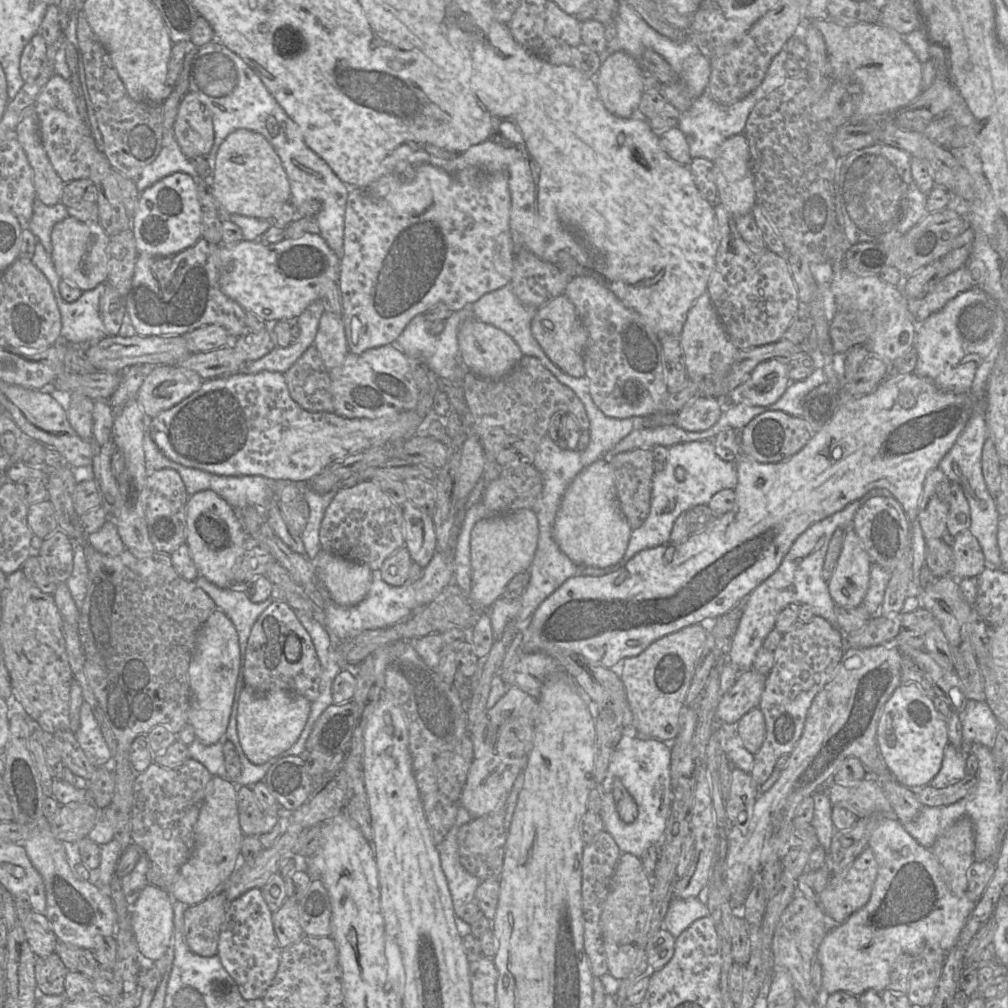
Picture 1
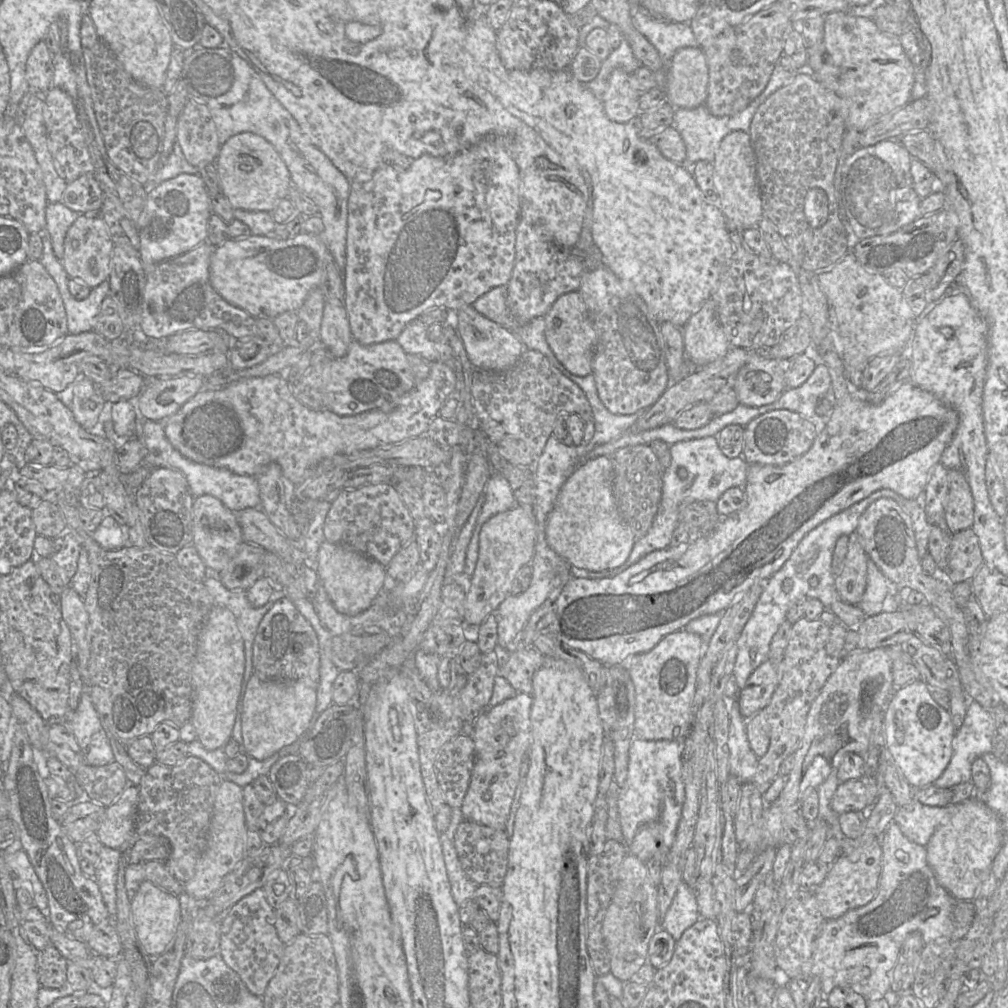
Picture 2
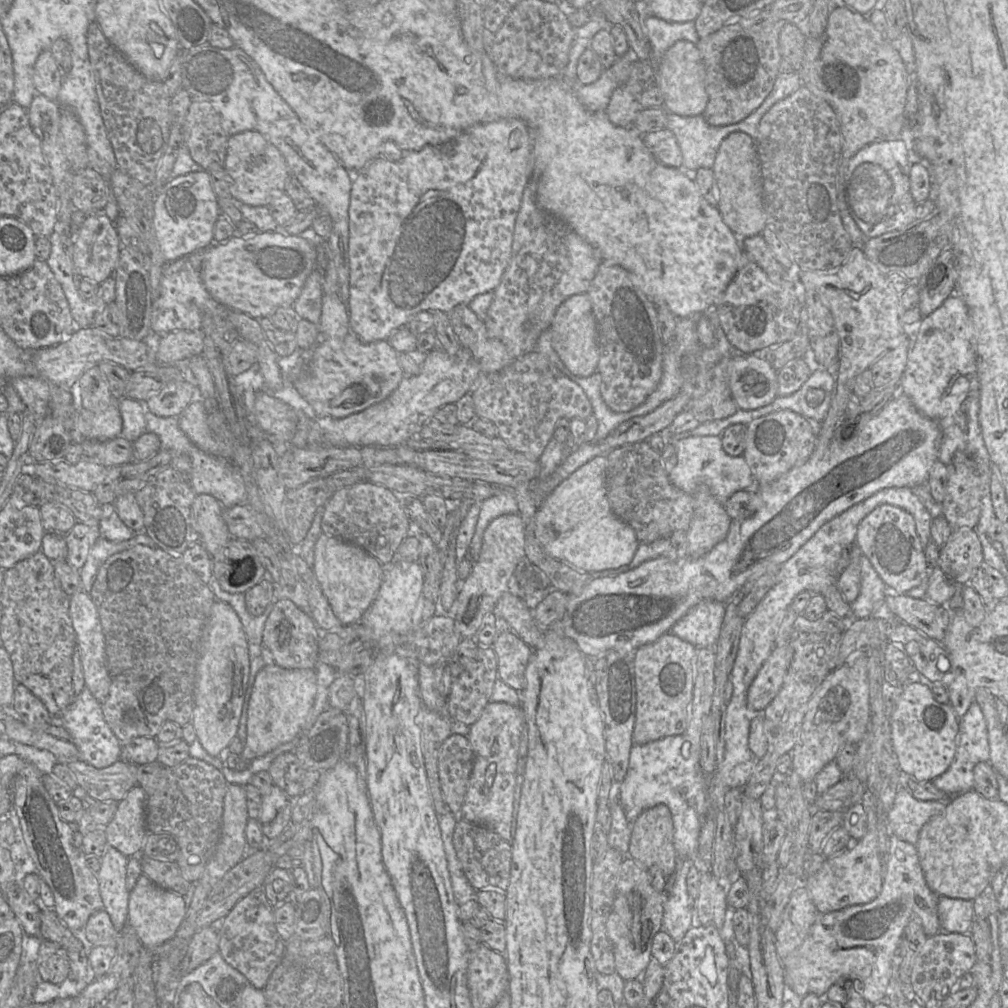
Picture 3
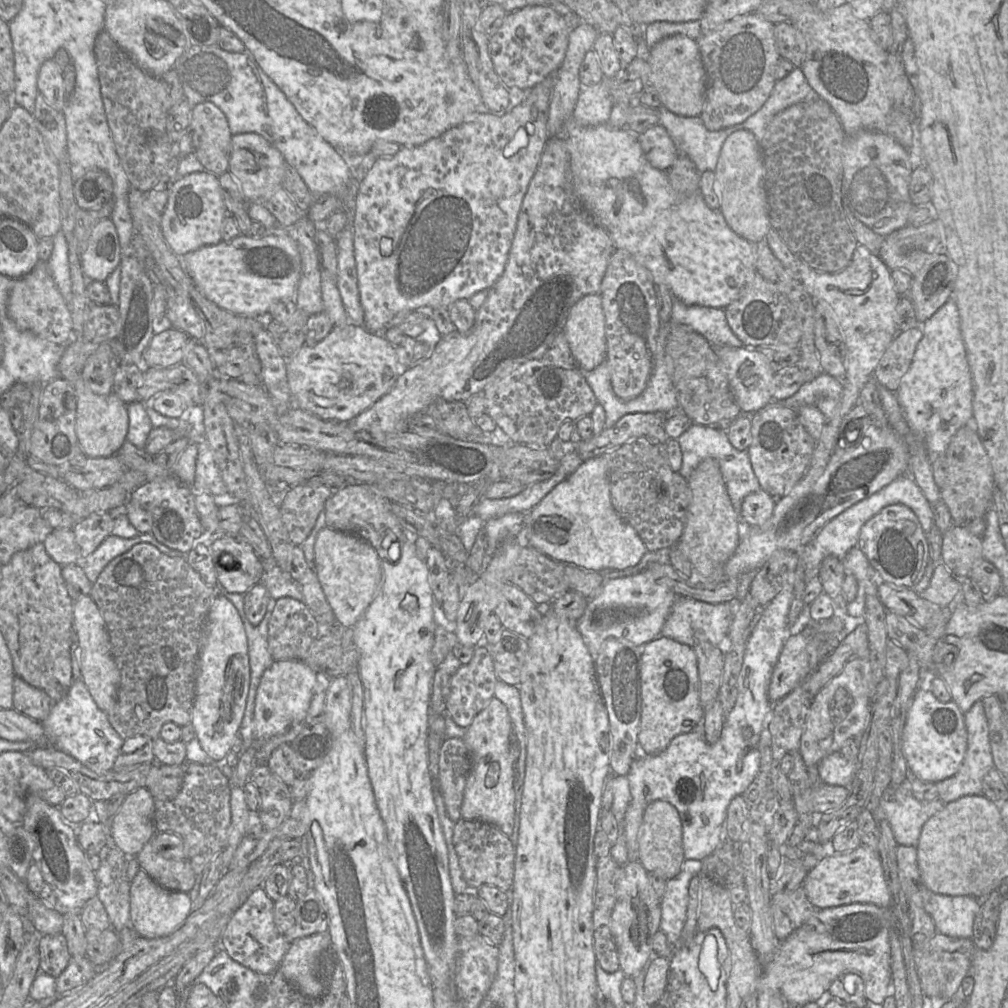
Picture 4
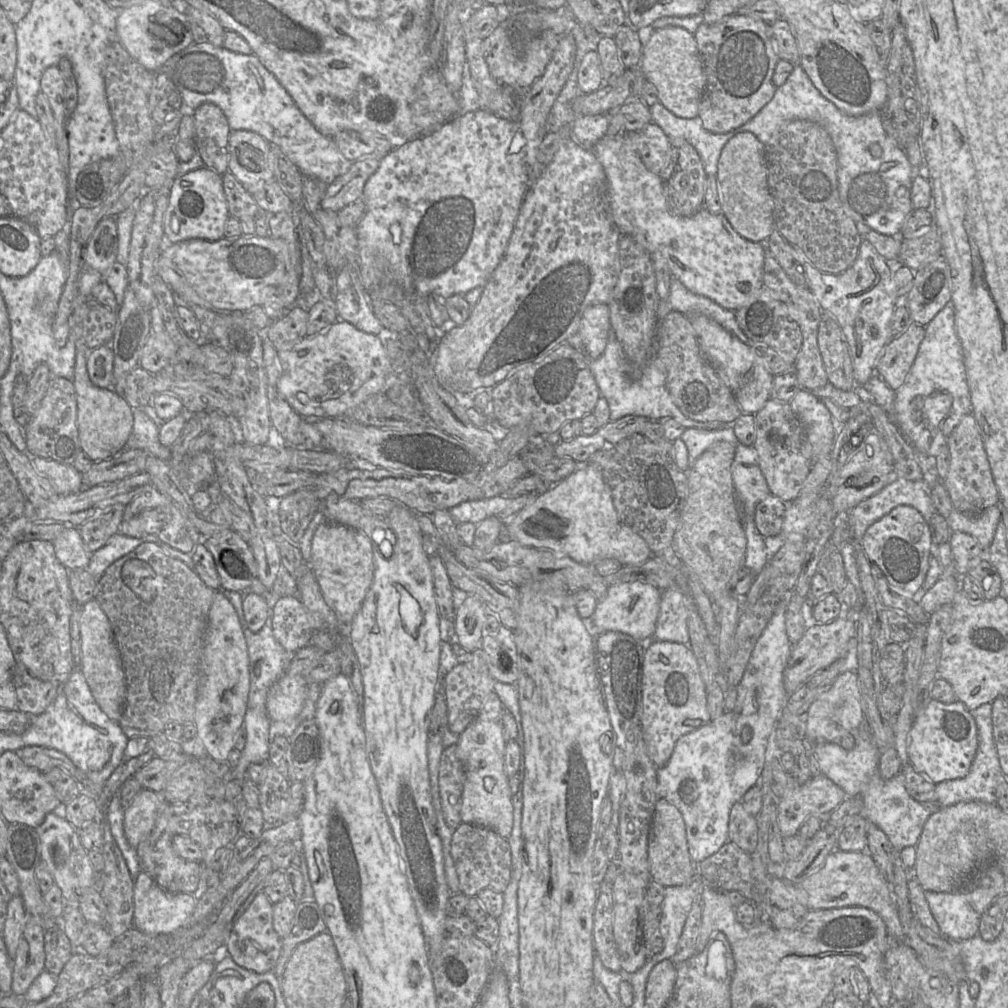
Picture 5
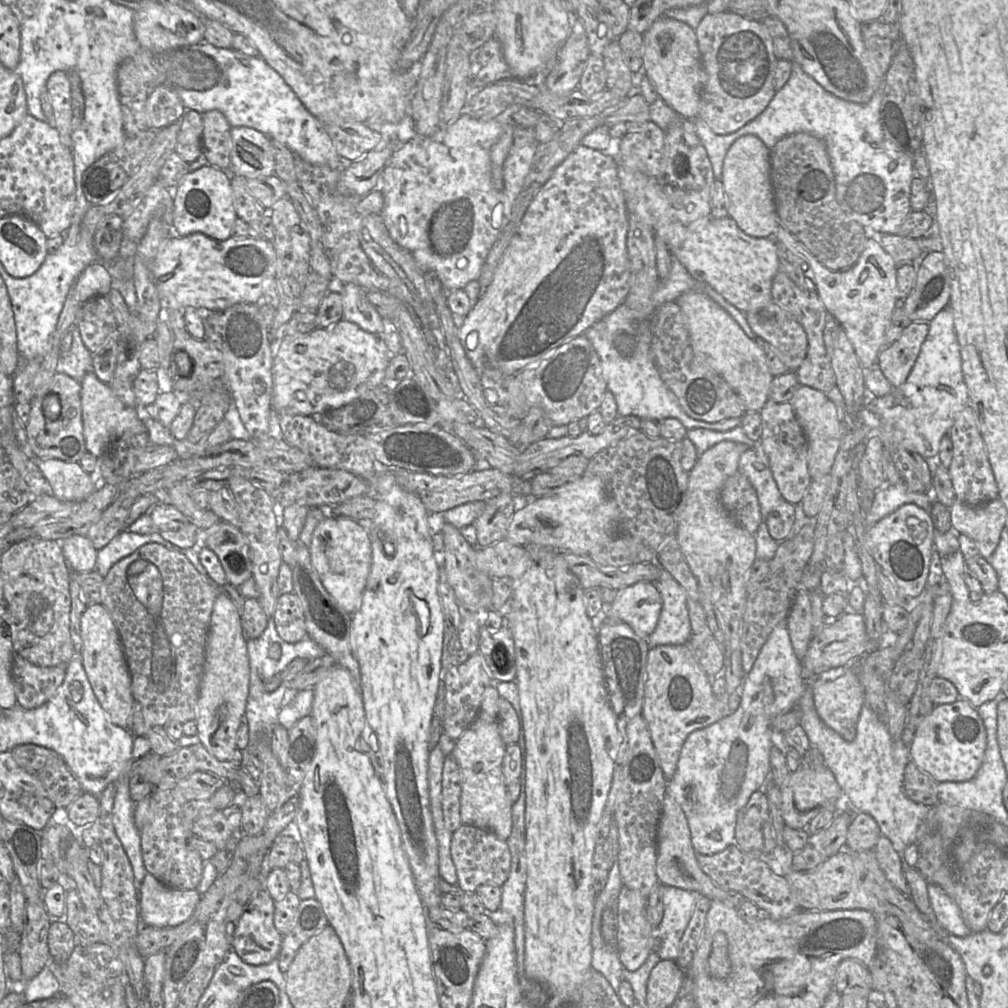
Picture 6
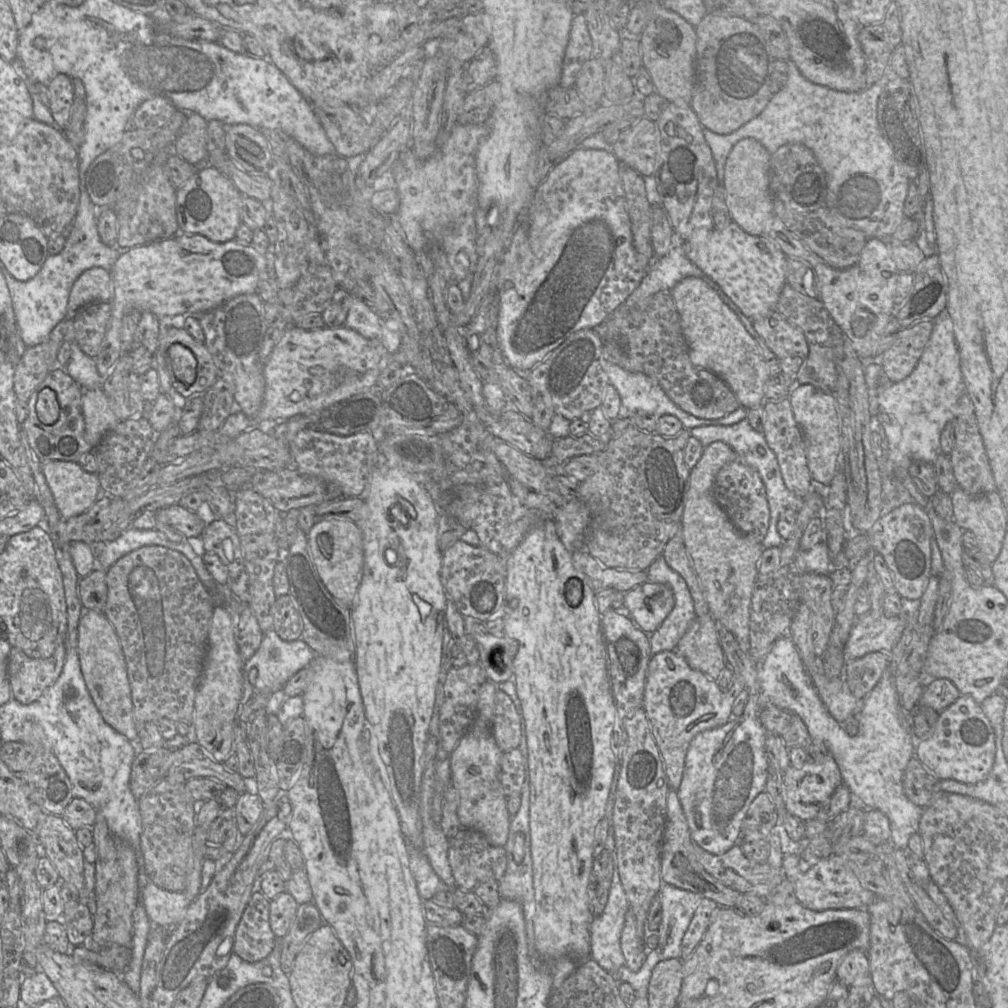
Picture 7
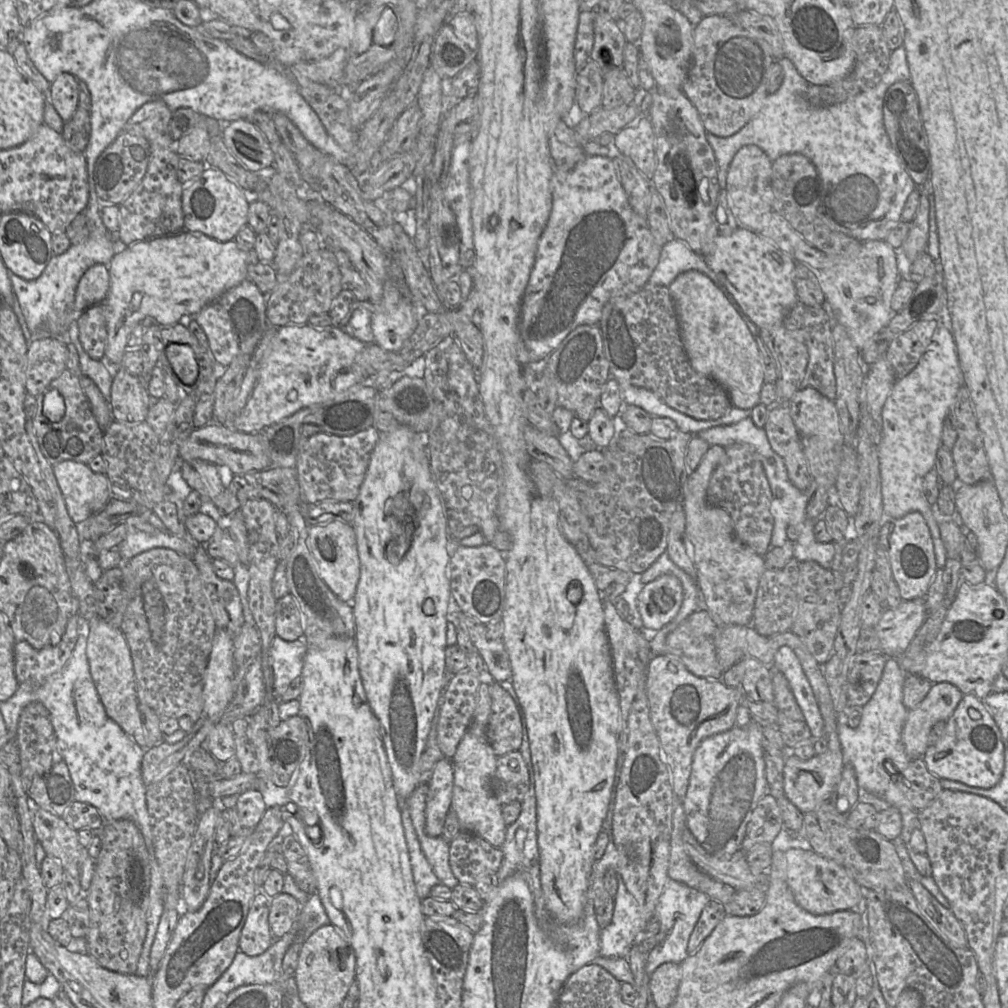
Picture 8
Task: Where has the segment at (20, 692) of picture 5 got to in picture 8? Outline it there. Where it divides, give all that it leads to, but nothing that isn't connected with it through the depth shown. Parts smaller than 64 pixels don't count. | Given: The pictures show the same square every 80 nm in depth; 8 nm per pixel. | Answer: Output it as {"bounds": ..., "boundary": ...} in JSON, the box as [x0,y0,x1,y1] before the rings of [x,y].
{"bounds":[14,613,82,692],"boundary":[[[74,613],[69,618],[60,642],[43,649],[35,649],[26,641],[17,641],[14,645],[14,667],[18,689],[33,692],[52,674],[60,671],[69,660],[79,634],[82,632],[82,617]]]}

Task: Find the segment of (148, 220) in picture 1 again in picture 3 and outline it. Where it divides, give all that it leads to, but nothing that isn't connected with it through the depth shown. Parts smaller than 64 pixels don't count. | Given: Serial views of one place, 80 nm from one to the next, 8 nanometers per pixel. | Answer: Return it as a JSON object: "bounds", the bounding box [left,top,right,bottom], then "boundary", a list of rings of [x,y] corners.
{"bounds":[148,169,222,302],"boundary":[[[204,169],[171,178],[156,193],[153,226],[157,245],[156,251],[150,253],[148,270],[152,302],[161,293],[161,275],[164,265],[192,252],[203,251],[214,243],[214,226],[220,214],[222,213],[218,206],[218,197],[212,188],[210,176]]]}

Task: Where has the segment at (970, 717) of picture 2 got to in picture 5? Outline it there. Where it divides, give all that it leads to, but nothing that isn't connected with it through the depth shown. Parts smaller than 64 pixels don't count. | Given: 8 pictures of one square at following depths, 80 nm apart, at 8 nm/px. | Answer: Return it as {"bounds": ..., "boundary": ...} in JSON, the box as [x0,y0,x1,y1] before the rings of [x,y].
{"bounds":[936,702,1003,807],"boundary":[[[992,702],[984,703],[974,710],[970,711],[975,719],[978,732],[978,747],[969,769],[968,774],[963,778],[944,780],[936,783],[936,800],[941,807],[950,806],[965,801],[980,801],[990,804],[996,804],[997,798],[995,788],[998,777],[1003,774],[999,762],[997,749],[993,738],[992,725]]]}

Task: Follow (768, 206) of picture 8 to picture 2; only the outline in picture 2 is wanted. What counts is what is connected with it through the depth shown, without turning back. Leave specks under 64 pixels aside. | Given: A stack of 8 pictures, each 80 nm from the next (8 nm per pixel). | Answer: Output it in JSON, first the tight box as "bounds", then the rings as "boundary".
{"bounds":[713,131,763,231],"boundary":[[[733,131],[721,141],[713,161],[714,186],[718,206],[729,231],[740,231],[758,226],[763,217],[760,190],[756,175],[756,158],[750,136],[743,131]]]}

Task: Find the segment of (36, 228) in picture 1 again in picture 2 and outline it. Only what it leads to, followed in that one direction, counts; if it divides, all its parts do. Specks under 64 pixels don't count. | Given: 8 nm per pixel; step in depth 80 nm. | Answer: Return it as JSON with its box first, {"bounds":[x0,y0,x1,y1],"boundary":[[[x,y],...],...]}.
{"bounds":[45,201,79,260],"boundary":[[[61,201],[48,203],[46,207],[45,230],[50,235],[53,252],[59,260],[62,260],[64,256],[64,241],[67,231],[79,215]]]}

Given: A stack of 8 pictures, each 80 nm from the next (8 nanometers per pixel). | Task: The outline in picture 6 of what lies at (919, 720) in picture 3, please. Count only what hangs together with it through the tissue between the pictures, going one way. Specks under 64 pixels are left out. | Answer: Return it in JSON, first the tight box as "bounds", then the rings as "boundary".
{"bounds":[909,697,987,782],"boundary":[[[959,697],[953,703],[935,705],[919,724],[909,745],[910,760],[936,782],[963,782],[977,773],[986,746],[987,733],[977,708]]]}

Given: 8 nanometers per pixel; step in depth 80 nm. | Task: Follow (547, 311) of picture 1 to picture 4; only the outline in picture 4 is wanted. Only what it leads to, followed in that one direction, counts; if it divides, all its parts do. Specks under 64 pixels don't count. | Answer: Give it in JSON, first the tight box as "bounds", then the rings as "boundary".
{"bounds":[563,294,605,370],"boundary":[[[588,294],[572,306],[563,334],[579,368],[593,370],[605,360],[605,317],[599,294]]]}

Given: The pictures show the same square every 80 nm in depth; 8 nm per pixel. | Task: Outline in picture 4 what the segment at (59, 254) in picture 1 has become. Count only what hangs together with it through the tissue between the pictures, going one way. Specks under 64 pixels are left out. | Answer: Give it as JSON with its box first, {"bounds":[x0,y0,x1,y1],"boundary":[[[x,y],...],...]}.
{"bounds":[81,217,121,282],"boundary":[[[110,217],[104,218],[92,229],[81,253],[83,274],[89,280],[105,282],[120,260],[121,249],[117,230]]]}

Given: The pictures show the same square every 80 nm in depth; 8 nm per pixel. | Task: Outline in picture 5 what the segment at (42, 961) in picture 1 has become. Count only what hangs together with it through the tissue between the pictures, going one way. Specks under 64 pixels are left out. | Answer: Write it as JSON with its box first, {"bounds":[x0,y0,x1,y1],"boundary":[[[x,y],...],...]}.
{"bounds":[44,925,76,976],"boundary":[[[61,925],[51,926],[44,935],[44,970],[58,976],[76,951]]]}

